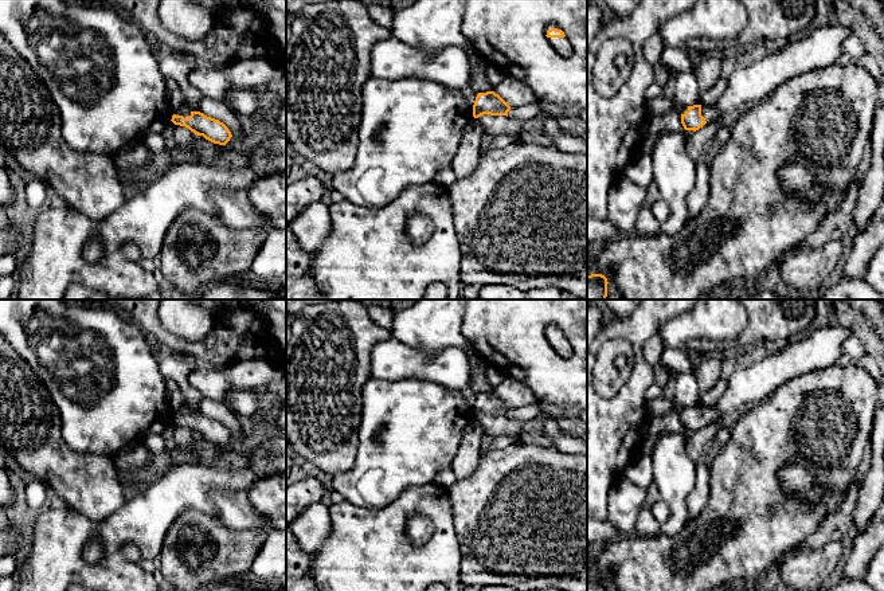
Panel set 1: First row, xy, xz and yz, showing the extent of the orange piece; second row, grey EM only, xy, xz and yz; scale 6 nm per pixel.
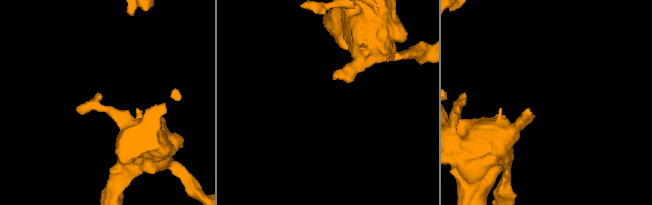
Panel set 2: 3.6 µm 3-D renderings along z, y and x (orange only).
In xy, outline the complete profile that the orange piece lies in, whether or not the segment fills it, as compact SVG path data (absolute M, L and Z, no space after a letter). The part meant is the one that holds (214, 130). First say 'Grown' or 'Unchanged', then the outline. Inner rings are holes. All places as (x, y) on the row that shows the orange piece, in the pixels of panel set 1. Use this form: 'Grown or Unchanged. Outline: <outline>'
Grown. Outline: M188 105L181 106L173 111L172 120L175 125L185 126L197 136L206 140L226 145L232 137L228 128L219 120L204 116L200 109Z

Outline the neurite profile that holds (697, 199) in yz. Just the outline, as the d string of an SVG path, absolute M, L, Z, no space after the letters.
M703 158L695 163L696 179L695 185L688 195L689 218L699 216L707 207L711 193L711 167Z

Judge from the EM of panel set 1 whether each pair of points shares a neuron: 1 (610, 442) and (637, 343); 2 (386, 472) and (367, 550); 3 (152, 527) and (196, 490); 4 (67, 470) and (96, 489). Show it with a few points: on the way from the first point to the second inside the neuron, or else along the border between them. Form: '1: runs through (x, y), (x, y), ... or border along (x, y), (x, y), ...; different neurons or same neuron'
1: runs through (618, 418), (628, 408), (638, 383), (638, 367); same neuron
2: border along (403, 492), (378, 509), (360, 508), (345, 501); different neurons
3: runs through (163, 516), (186, 493); same neuron
4: runs through (74, 477), (89, 484); same neuron

